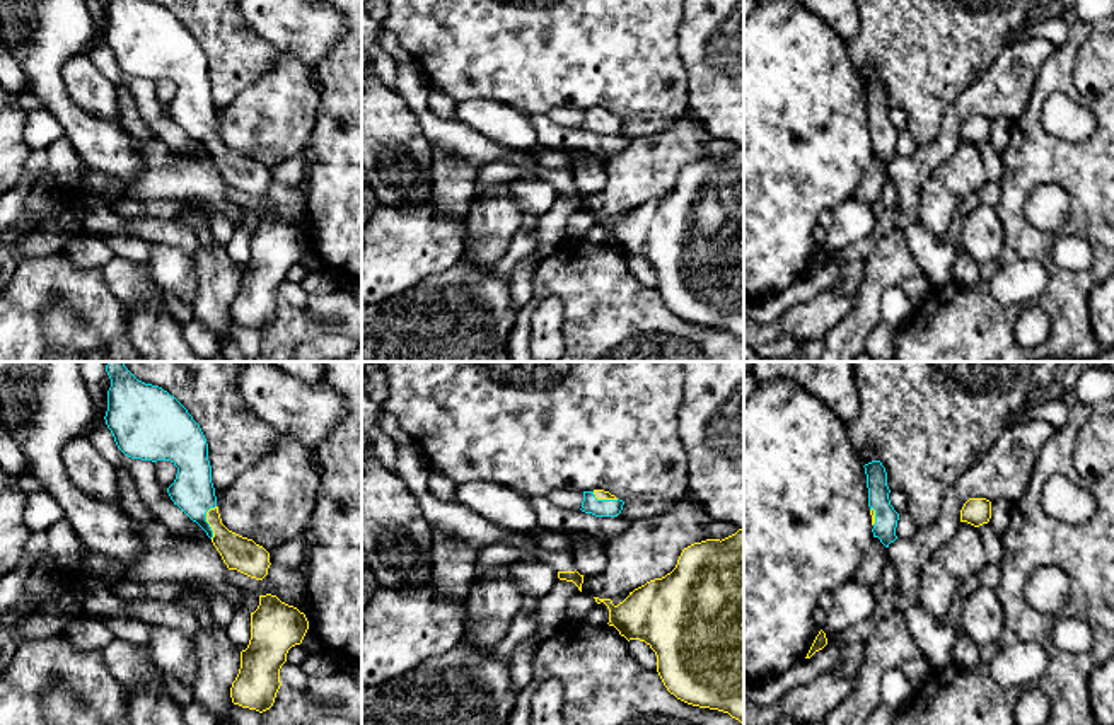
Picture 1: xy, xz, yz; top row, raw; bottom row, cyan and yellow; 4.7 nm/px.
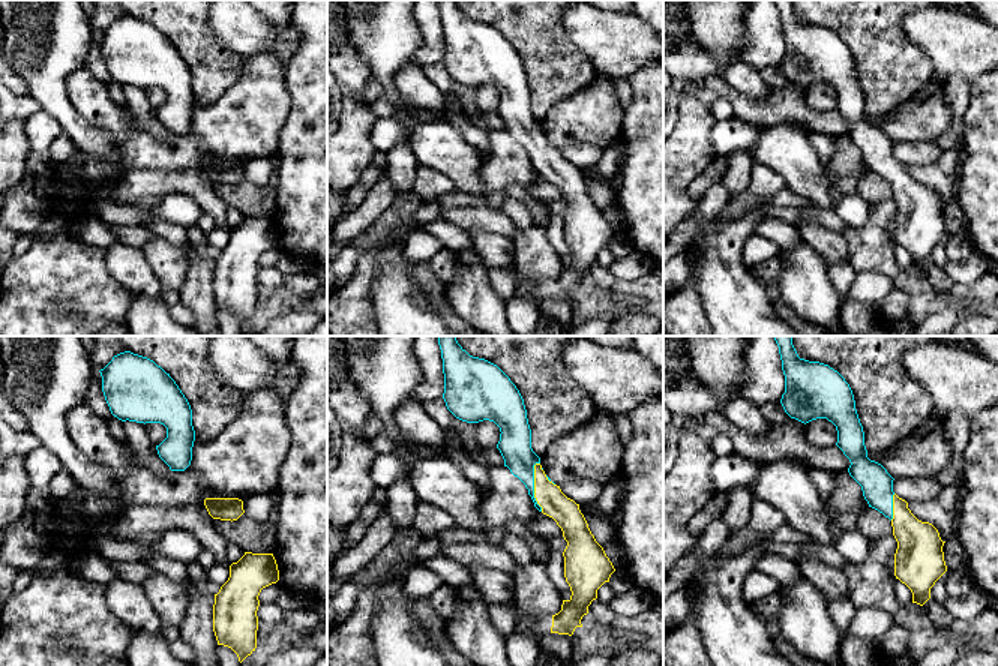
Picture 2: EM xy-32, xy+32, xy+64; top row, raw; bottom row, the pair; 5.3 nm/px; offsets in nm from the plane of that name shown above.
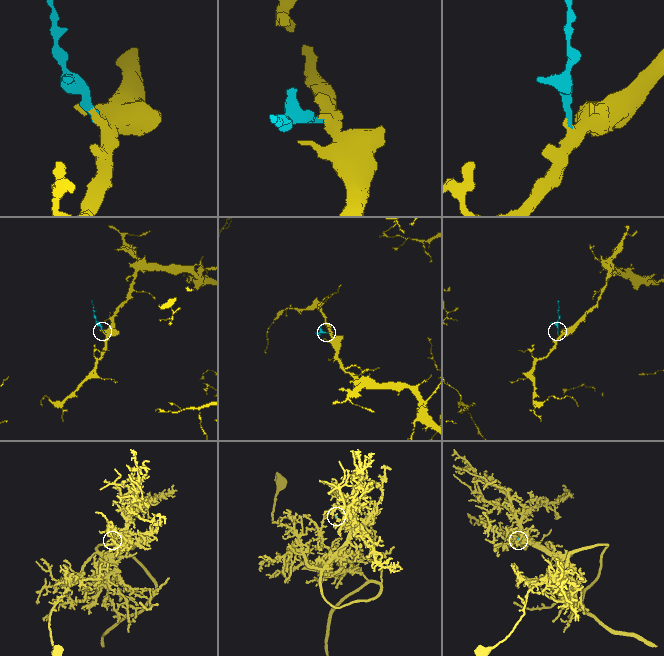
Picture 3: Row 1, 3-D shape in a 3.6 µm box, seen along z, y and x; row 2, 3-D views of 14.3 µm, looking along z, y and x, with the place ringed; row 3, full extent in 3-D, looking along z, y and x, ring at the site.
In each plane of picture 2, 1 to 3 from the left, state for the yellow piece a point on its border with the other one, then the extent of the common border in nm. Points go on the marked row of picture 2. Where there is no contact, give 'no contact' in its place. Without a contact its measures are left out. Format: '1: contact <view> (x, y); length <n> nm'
1: no contact
2: contact xy+32 (533, 486); length 260 nm
3: contact xy+64 (892, 507); length 150 nm

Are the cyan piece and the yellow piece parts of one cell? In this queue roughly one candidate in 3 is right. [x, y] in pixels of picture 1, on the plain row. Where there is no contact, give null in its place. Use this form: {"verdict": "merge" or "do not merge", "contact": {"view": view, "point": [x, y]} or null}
{"verdict": "merge", "contact": {"view": "xy", "point": [205, 139]}}

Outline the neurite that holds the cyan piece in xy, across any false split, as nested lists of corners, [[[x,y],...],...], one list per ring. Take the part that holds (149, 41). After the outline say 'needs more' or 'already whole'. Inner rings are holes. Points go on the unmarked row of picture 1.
[[[111,0],[104,38],[125,73],[152,80],[171,78],[177,85],[176,97],[167,106],[169,114],[206,150],[229,188],[237,188],[256,198],[268,193],[270,171],[252,157],[242,155],[222,142],[212,101],[206,56],[200,43],[174,14],[145,0]]]; needs more

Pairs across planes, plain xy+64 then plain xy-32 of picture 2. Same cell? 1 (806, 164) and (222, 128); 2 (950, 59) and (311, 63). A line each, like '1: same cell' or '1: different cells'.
1: different cells
2: different cells

